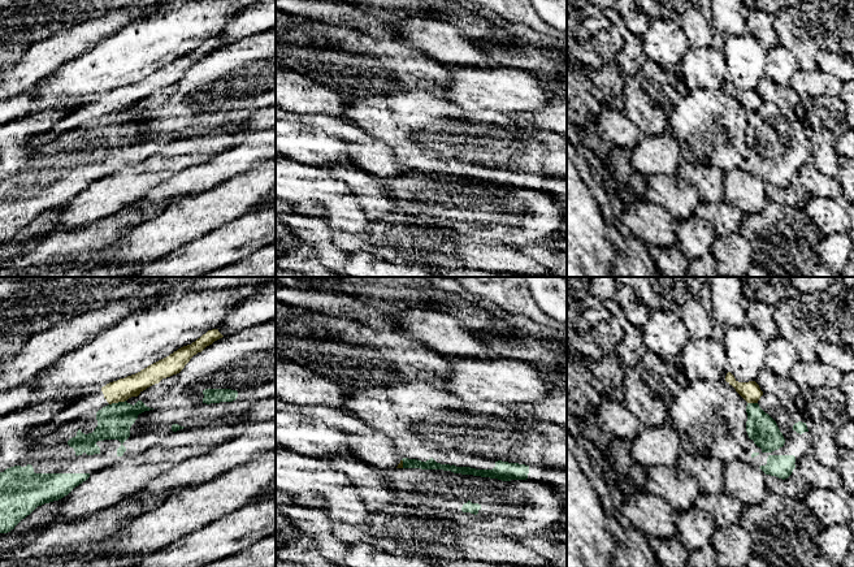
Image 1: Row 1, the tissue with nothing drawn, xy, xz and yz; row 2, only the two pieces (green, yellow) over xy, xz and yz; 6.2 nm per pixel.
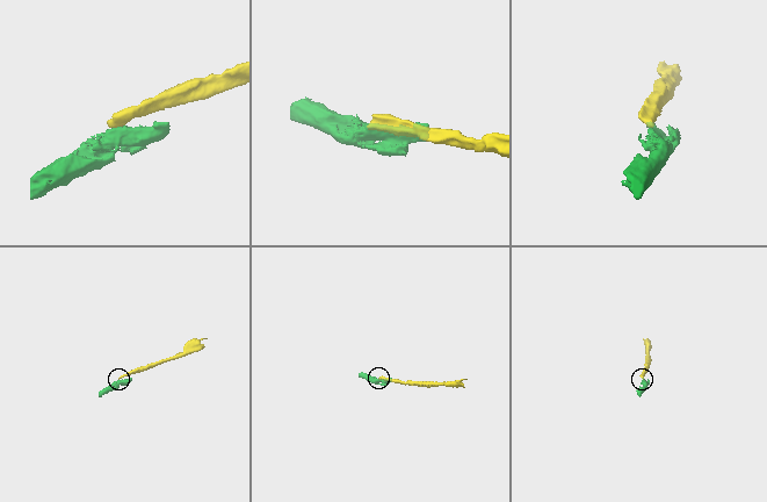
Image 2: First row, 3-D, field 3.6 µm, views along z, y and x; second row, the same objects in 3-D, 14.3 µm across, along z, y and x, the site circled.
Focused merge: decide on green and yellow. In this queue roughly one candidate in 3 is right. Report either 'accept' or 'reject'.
reject

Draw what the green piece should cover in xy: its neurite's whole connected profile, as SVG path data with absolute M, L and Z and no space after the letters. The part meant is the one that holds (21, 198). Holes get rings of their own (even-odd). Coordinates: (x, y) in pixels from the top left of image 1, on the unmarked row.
M31 173L0 181L0 242L8 242L38 215L58 209L90 182L35 182Z

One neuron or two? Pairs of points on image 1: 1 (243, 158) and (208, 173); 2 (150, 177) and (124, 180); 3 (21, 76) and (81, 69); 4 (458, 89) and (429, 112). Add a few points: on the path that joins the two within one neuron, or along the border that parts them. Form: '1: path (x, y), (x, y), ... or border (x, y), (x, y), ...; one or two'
1: path (234, 161), (217, 169); one
2: path (143, 177), (130, 180); one
3: border (79, 55), (63, 63), (30, 90); two
4: border (438, 95), (472, 112); two

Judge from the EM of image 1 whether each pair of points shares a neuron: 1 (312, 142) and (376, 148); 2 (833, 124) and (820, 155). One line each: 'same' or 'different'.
1: different
2: same

